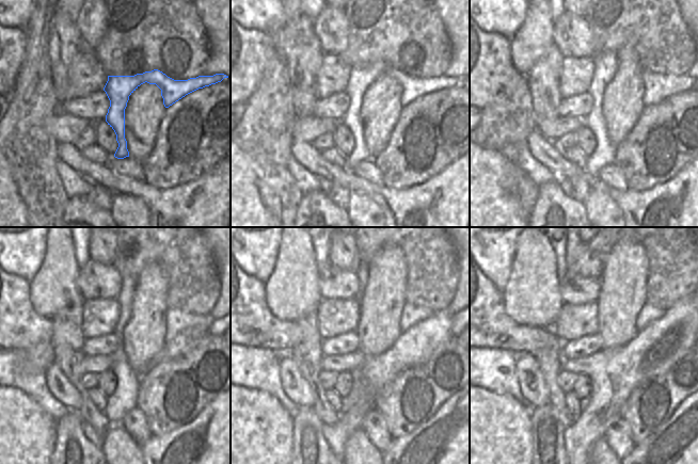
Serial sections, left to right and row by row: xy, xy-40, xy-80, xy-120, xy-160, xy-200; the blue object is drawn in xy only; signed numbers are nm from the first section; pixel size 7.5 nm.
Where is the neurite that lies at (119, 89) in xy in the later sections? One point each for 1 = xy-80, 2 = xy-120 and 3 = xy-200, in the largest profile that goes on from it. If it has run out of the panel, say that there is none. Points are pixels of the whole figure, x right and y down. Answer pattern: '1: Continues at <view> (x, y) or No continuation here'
1: Continues at xy-80 (605, 63)
2: Continues at xy-120 (124, 397)
3: Continues at xy-200 (583, 403).

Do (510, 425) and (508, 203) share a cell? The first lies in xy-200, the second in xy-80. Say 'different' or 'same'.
same

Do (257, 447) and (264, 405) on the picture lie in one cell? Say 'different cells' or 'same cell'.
same cell

